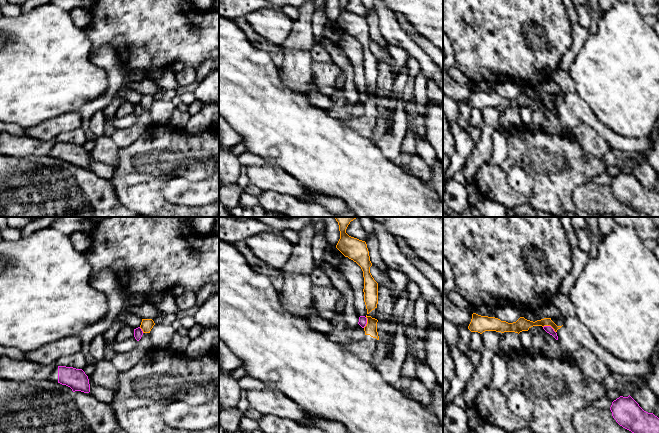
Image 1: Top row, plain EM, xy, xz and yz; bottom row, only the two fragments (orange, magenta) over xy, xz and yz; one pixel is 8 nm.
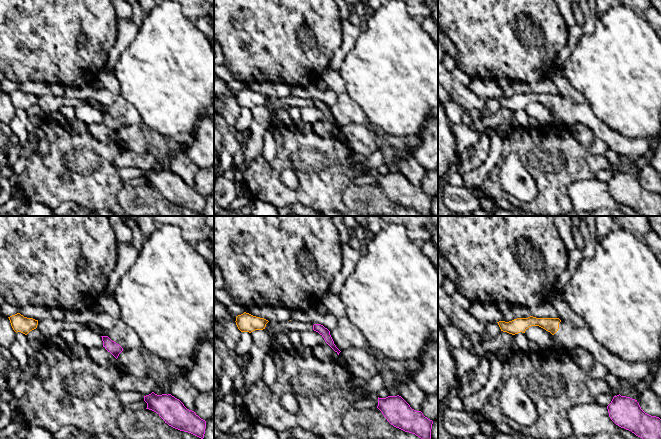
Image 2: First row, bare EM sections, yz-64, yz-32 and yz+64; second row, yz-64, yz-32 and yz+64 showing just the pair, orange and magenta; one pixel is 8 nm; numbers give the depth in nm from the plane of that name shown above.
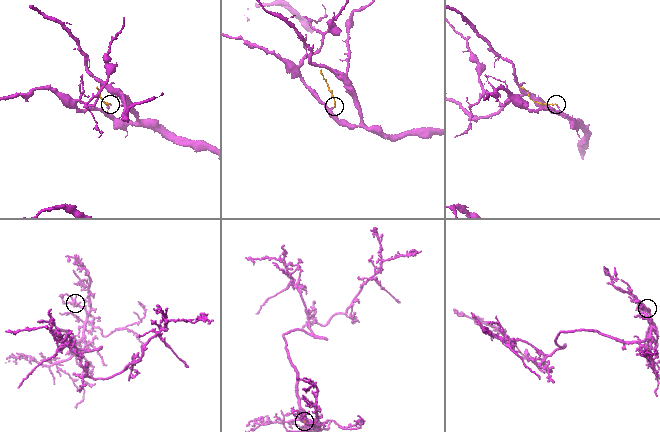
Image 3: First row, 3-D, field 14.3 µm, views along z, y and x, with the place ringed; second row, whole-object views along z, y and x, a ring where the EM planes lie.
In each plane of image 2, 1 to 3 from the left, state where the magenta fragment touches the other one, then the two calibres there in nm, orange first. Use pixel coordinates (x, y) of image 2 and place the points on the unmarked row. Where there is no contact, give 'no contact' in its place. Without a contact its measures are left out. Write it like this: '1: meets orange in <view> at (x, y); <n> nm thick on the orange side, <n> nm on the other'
1: no contact
2: no contact
3: no contact

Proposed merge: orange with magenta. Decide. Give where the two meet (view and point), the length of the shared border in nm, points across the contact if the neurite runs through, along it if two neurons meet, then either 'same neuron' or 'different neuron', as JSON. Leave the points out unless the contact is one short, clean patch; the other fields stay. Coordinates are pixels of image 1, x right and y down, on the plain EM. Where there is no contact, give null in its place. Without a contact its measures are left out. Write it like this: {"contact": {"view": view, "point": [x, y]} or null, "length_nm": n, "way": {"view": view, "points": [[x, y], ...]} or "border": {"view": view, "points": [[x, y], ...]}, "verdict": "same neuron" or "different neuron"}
{"contact": {"view": "yz", "point": [550, 101]}, "length_nm": 120, "border": {"view": "yz", "points": [[543, 102], [550, 102], [555, 108]]}, "verdict": "different neuron"}

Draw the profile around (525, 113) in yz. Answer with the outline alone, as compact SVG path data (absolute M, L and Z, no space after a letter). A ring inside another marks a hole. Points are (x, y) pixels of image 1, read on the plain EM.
M522 107L518 112L524 127L528 130L532 130L532 109L529 107Z

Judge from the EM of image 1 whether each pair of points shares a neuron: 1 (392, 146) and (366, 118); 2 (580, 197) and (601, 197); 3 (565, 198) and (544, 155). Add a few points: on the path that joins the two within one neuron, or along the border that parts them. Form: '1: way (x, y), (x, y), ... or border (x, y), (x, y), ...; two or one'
1: way (382, 143), (375, 141), (369, 135), (366, 128); one
2: way (585, 197), (596, 197); one
3: way (565, 187), (565, 176), (555, 166); one

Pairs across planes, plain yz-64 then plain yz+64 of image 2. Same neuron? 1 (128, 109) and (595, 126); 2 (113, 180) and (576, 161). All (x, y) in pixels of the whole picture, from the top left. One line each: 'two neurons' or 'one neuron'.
1: one neuron
2: one neuron

